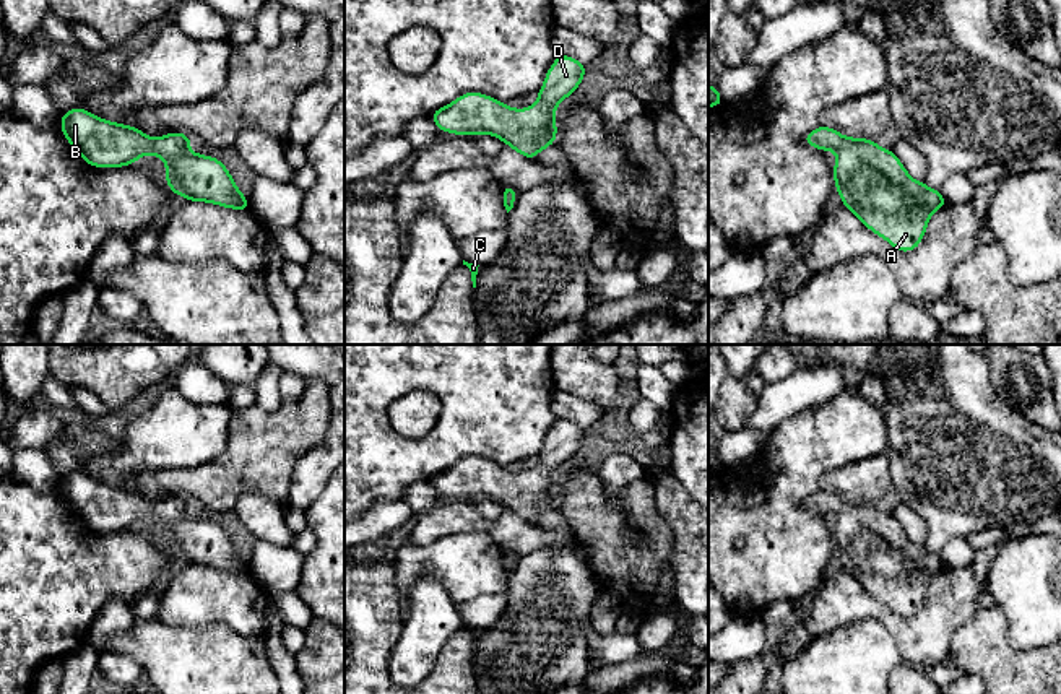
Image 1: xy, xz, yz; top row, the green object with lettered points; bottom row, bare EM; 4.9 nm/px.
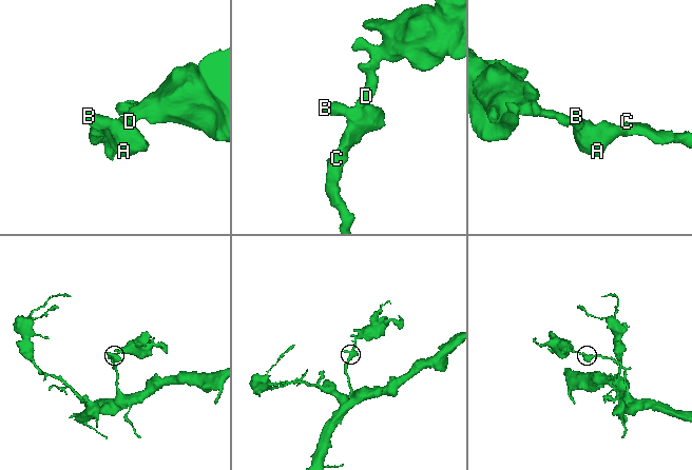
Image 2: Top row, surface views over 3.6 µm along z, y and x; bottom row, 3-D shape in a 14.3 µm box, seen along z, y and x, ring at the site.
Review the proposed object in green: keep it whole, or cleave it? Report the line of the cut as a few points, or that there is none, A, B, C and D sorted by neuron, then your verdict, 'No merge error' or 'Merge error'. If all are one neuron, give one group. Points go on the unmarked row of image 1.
No split. Groups: A B C D. No merge error

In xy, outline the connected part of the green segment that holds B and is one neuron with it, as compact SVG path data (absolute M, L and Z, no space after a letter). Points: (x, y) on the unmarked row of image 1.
M81 471L62 478L60 491L71 512L93 531L123 531L151 517L166 527L162 540L172 559L250 574L247 559L239 556L226 530L214 520L190 517L193 504L185 497L149 502L136 491L96 481Z

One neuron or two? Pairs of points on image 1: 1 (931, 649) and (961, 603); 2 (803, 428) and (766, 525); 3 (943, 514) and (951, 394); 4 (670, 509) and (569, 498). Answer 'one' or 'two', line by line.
1: one
2: one
3: one
4: two

